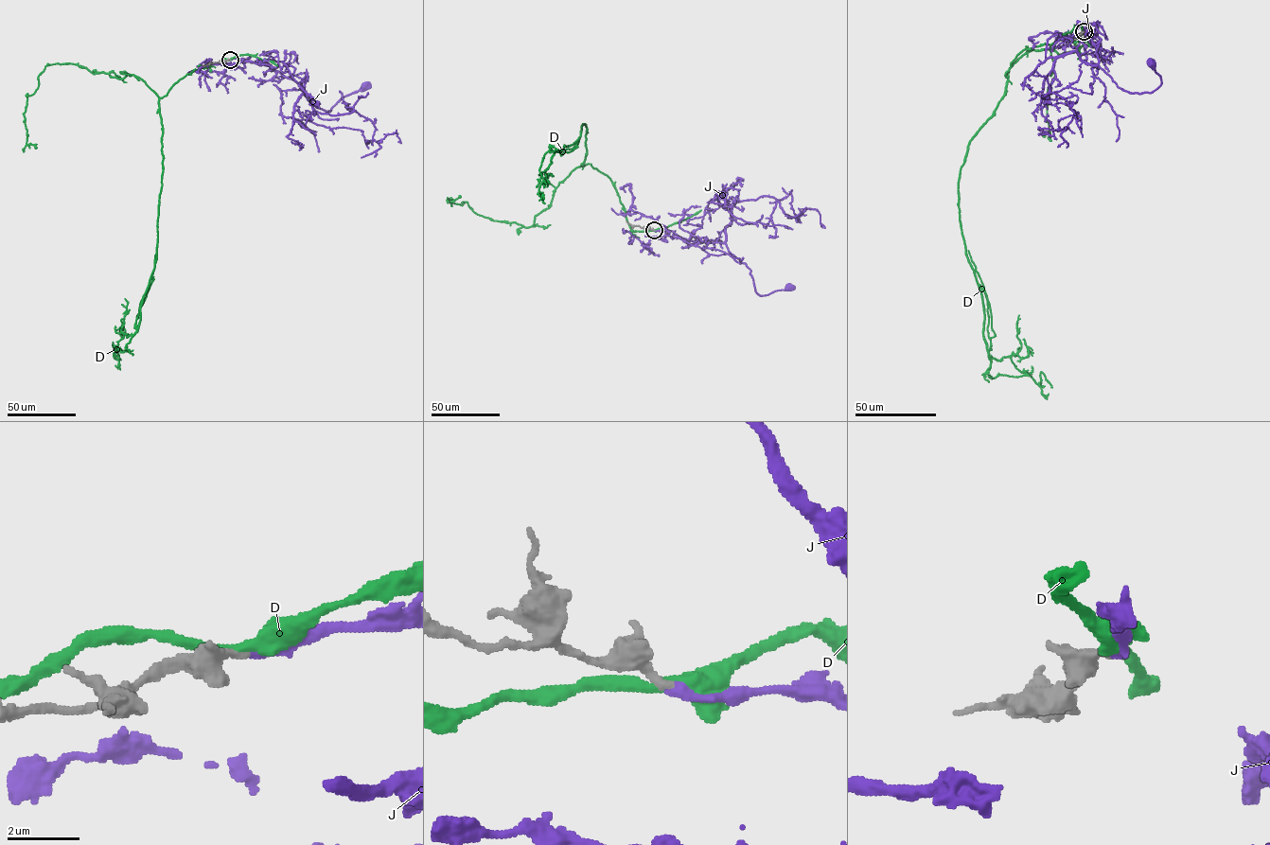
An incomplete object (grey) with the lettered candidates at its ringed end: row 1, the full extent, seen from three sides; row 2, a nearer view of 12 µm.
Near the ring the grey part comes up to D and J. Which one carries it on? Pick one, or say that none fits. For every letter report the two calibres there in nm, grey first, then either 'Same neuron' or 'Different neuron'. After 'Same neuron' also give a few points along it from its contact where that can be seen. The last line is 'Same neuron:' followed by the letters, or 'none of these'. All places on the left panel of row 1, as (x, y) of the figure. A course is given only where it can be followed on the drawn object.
D: Thickness 320 nm (grey) against 340 nm. Different neuron
J: Thickness 260 nm (grey) against 280 nm. Same neuron. Its course: (230, 60), (241, 59), (270, 66), (293, 79), (315, 106), (328, 112), (343, 97), (362, 90), (365, 86)
Same neuron: J

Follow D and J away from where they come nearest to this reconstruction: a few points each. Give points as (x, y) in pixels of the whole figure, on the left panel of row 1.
D: (229, 60), (201, 66), (159, 98), (156, 259), (137, 330), (114, 358), (114, 349), (120, 360)
J: (230, 60), (241, 59), (270, 66), (293, 79), (315, 106), (328, 112), (343, 97), (362, 90), (365, 86)

